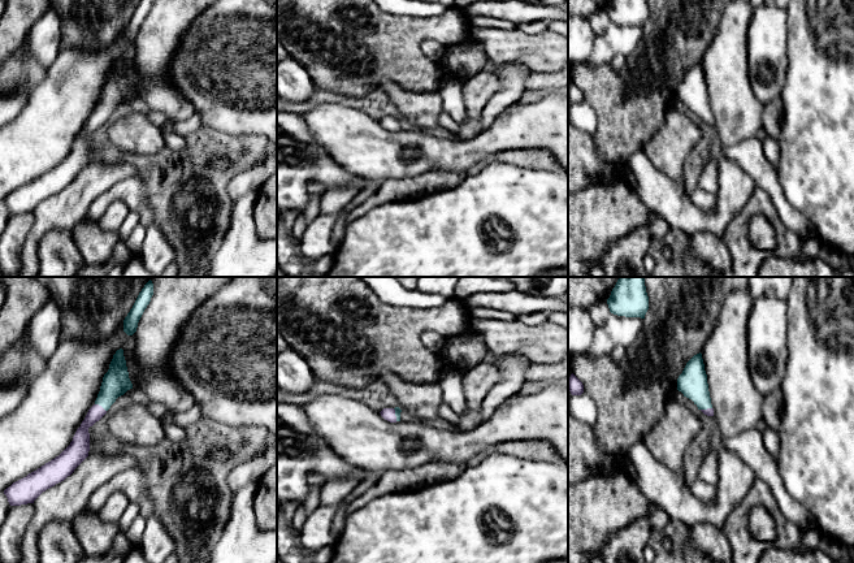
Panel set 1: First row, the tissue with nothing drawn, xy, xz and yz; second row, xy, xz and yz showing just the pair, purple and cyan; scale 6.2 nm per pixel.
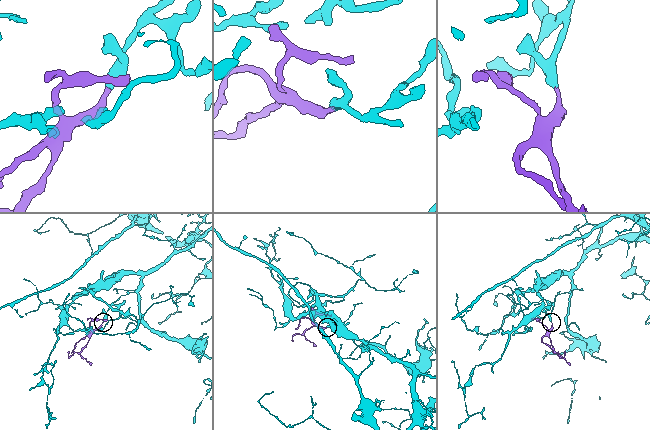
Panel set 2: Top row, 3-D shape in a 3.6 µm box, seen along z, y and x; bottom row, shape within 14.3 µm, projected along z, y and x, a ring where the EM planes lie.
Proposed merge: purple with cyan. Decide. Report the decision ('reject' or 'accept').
accept

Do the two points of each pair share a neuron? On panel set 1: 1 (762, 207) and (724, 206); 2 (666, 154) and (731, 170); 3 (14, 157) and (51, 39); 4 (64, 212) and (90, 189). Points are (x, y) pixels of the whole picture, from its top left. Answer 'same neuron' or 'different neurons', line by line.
1: different neurons
2: different neurons
3: different neurons
4: same neuron

